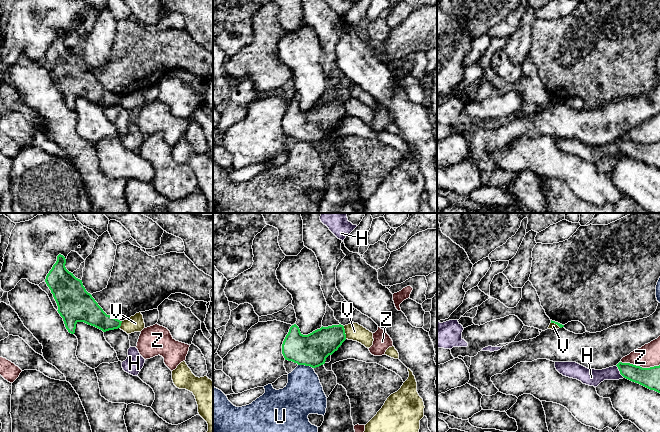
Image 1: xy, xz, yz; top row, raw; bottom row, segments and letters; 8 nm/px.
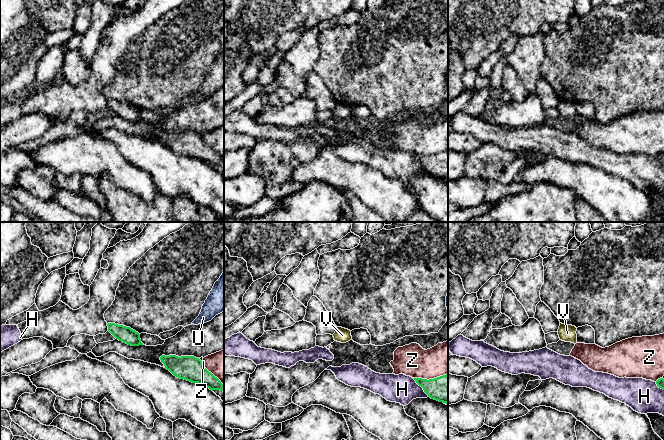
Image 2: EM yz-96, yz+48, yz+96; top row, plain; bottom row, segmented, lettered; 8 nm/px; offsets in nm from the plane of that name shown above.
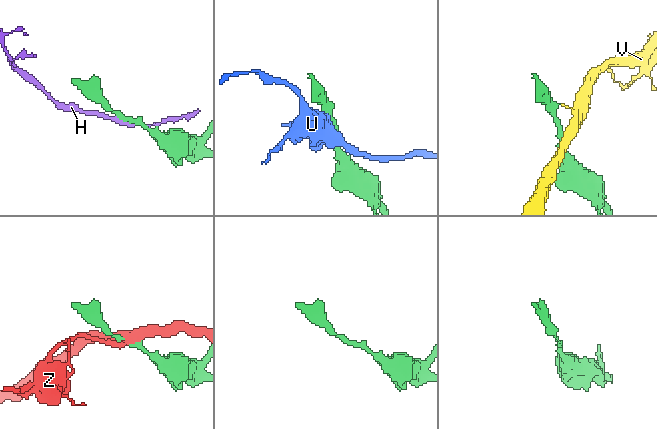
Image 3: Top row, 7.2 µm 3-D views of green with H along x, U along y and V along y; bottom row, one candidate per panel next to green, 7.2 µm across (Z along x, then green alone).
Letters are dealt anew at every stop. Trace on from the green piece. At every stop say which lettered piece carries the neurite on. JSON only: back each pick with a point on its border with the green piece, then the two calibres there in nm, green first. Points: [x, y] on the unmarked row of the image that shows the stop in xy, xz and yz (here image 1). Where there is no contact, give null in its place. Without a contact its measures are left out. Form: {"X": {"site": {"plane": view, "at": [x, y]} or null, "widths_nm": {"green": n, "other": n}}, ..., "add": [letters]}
{"add": []}

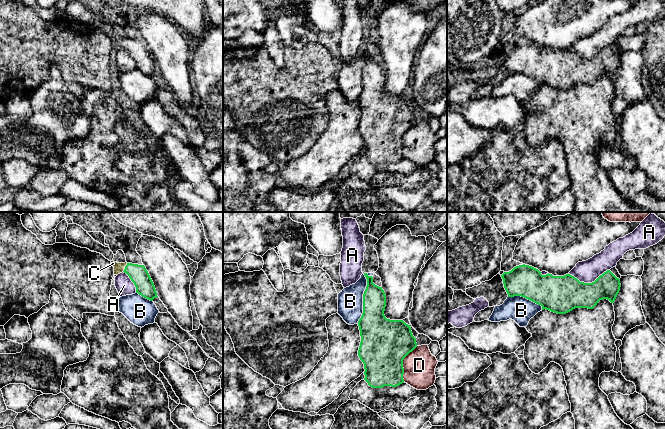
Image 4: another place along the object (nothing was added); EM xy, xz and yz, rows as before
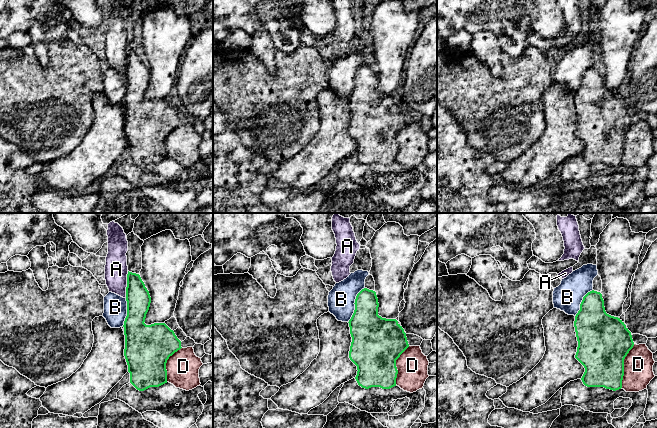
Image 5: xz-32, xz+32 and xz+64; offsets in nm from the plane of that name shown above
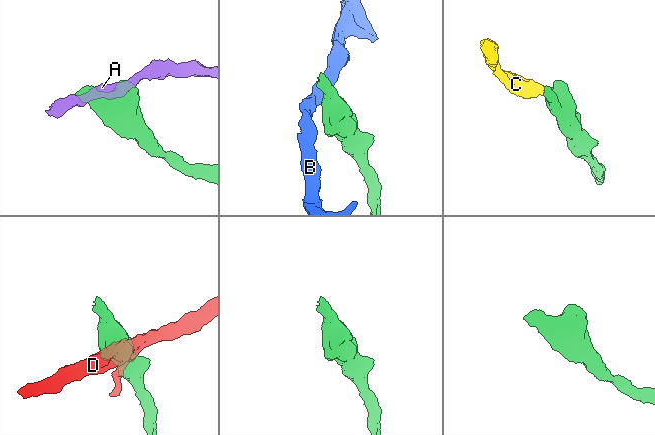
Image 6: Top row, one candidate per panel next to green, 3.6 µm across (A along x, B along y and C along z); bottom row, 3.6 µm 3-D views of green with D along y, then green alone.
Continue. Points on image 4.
{"C": {"site": {"plane": "xy", "at": [125, 43]}, "widths_nm": {"green": 150, "other": 80}}, "add": ["C"]}

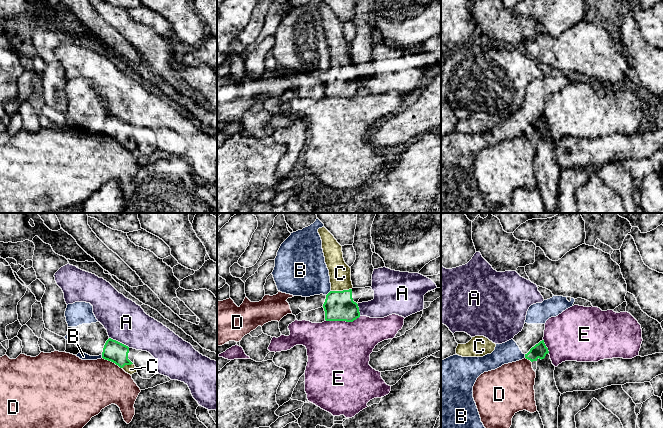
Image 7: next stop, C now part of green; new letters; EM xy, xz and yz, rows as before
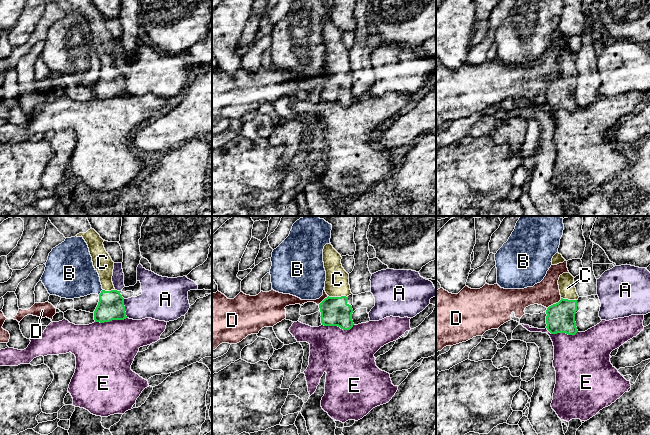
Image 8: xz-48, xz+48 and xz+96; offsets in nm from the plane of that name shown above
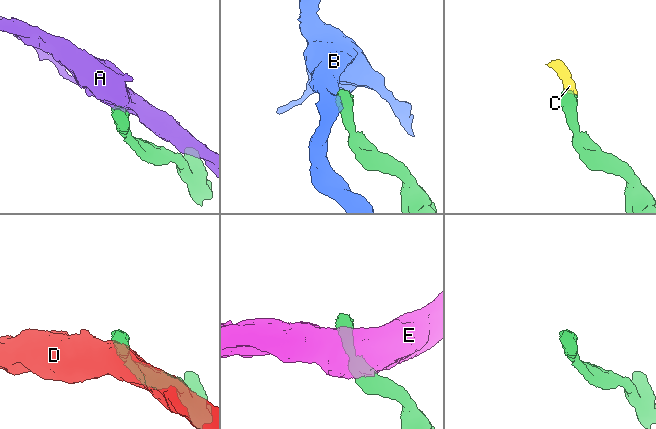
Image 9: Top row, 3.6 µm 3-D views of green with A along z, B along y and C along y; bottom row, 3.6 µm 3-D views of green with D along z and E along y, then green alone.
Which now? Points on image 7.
{"C": {"site": {"plane": "xz", "at": [341, 67]}, "widths_nm": {"green": 240, "other": 180}}, "add": ["C"]}

